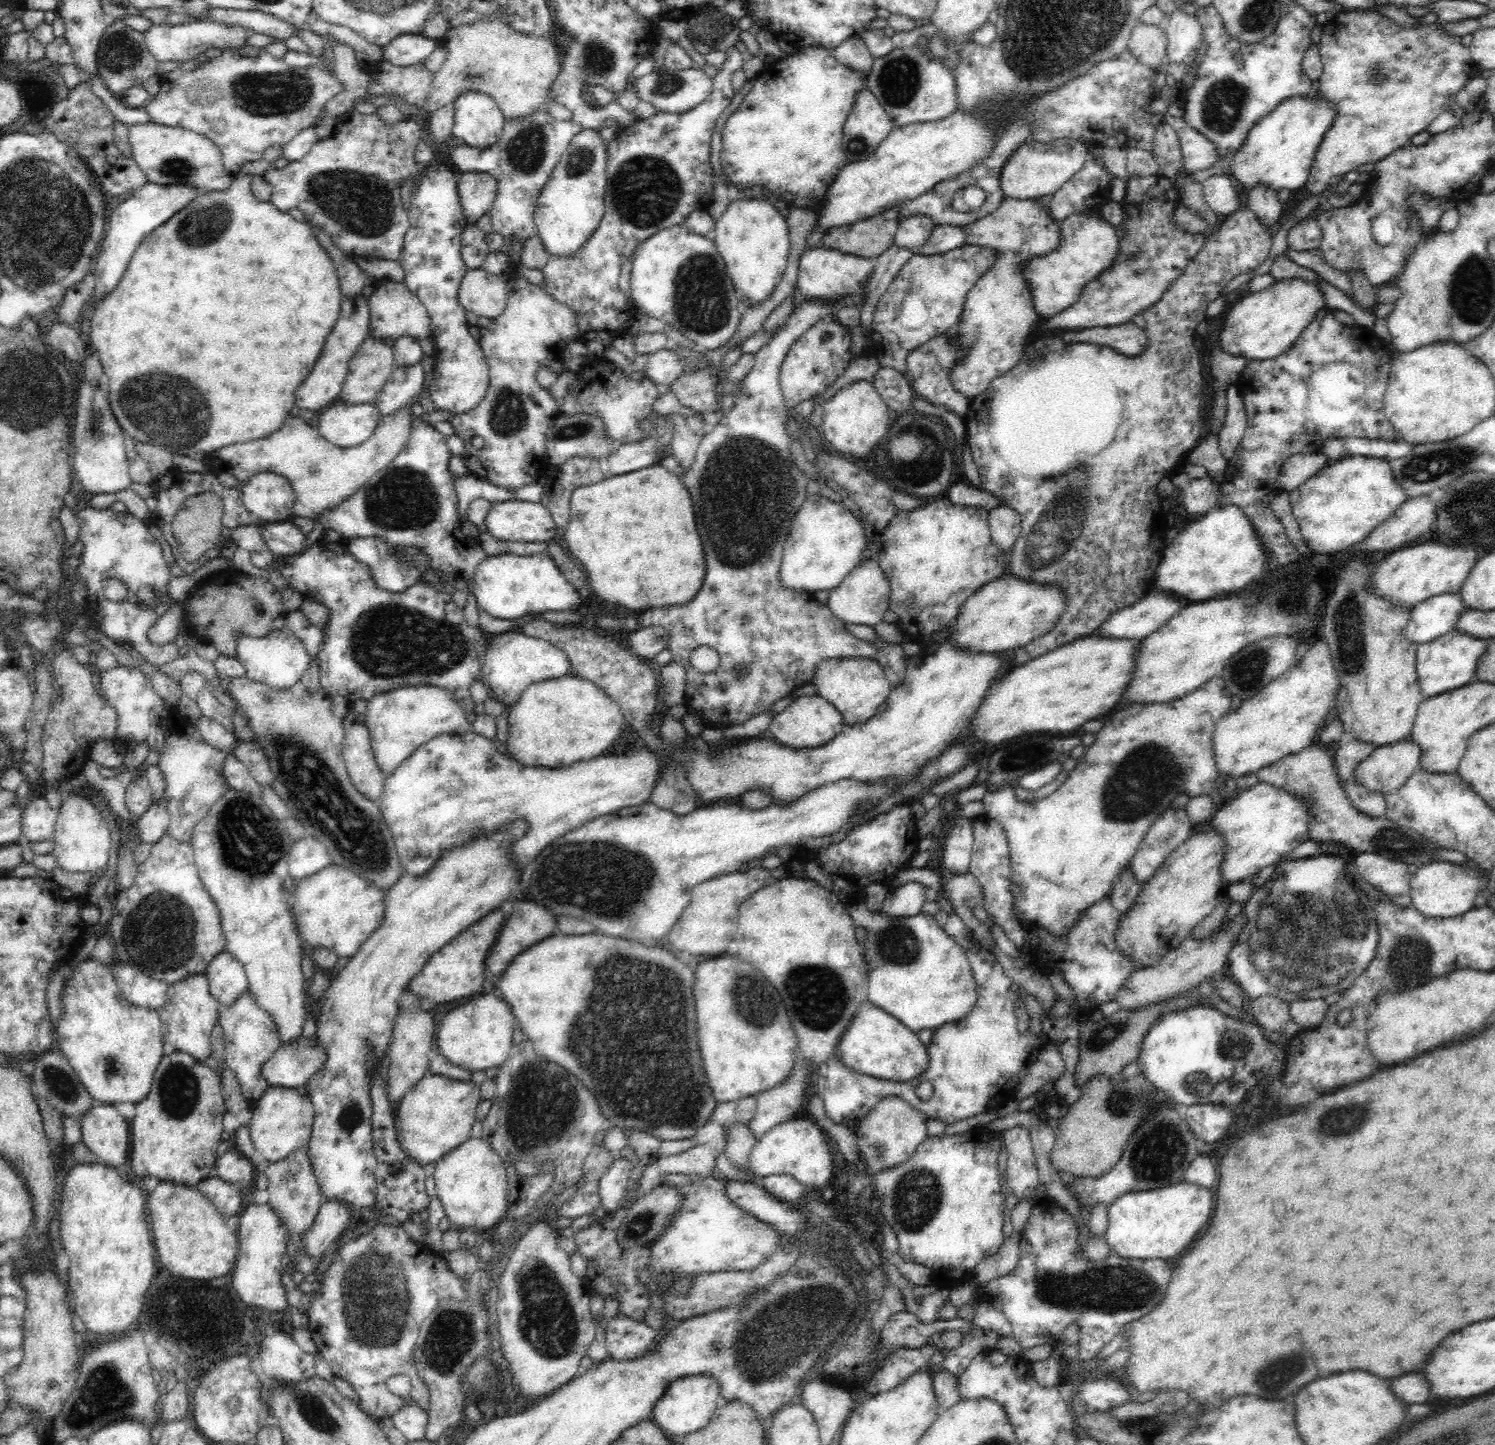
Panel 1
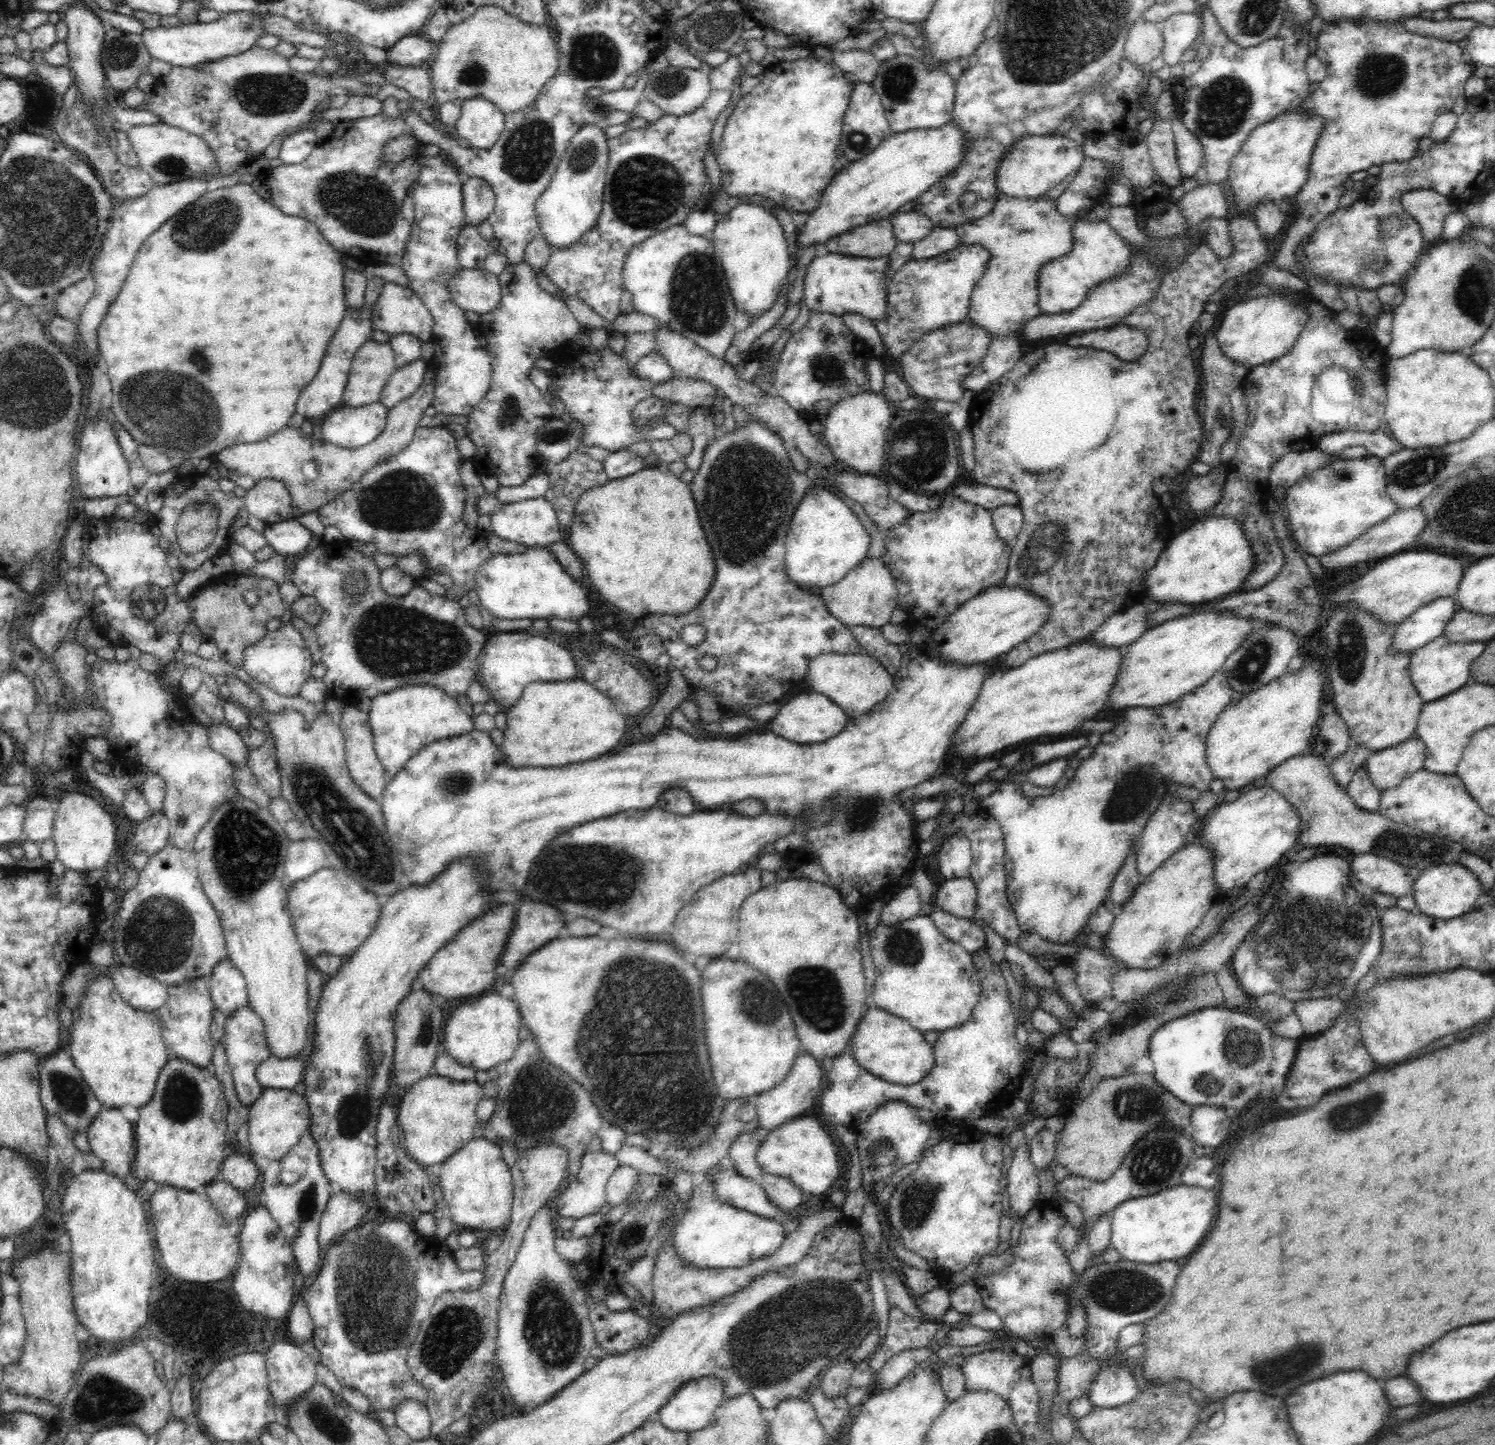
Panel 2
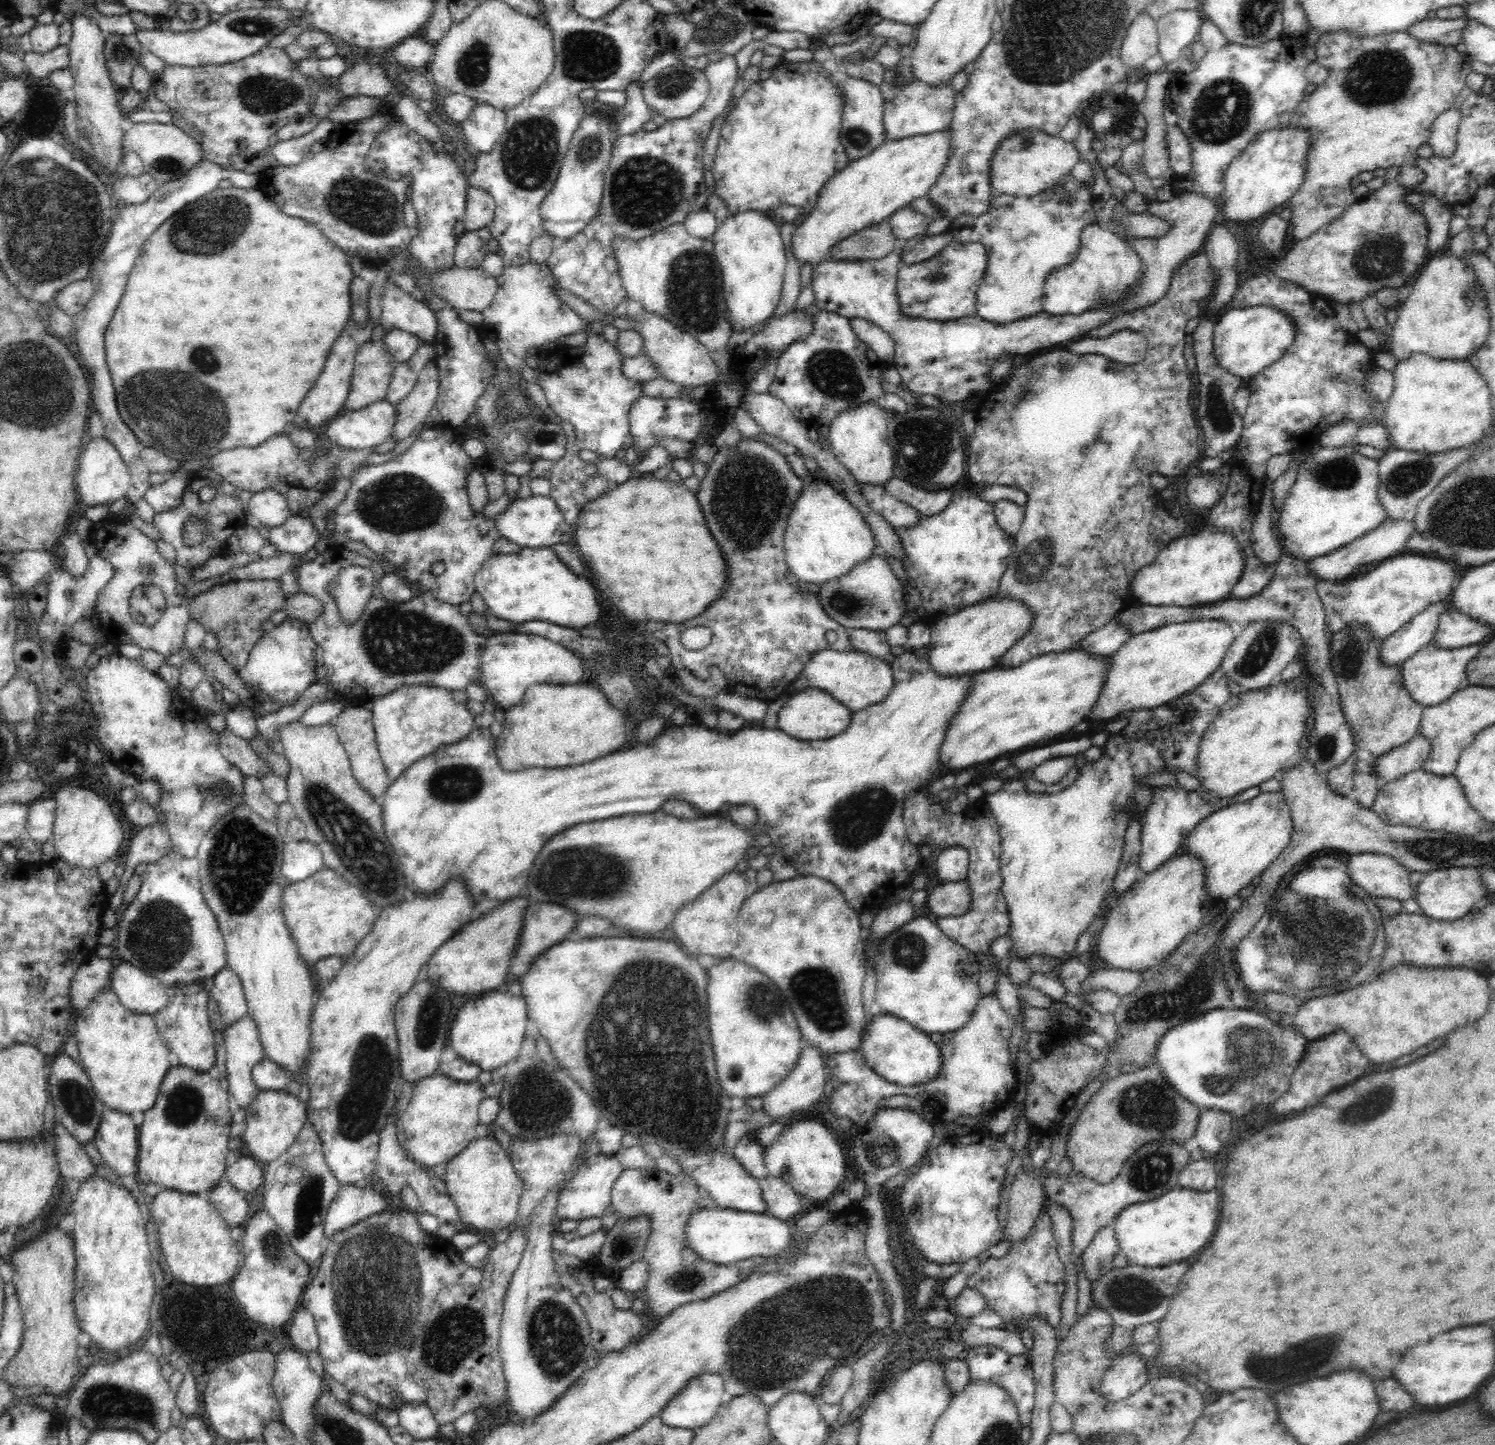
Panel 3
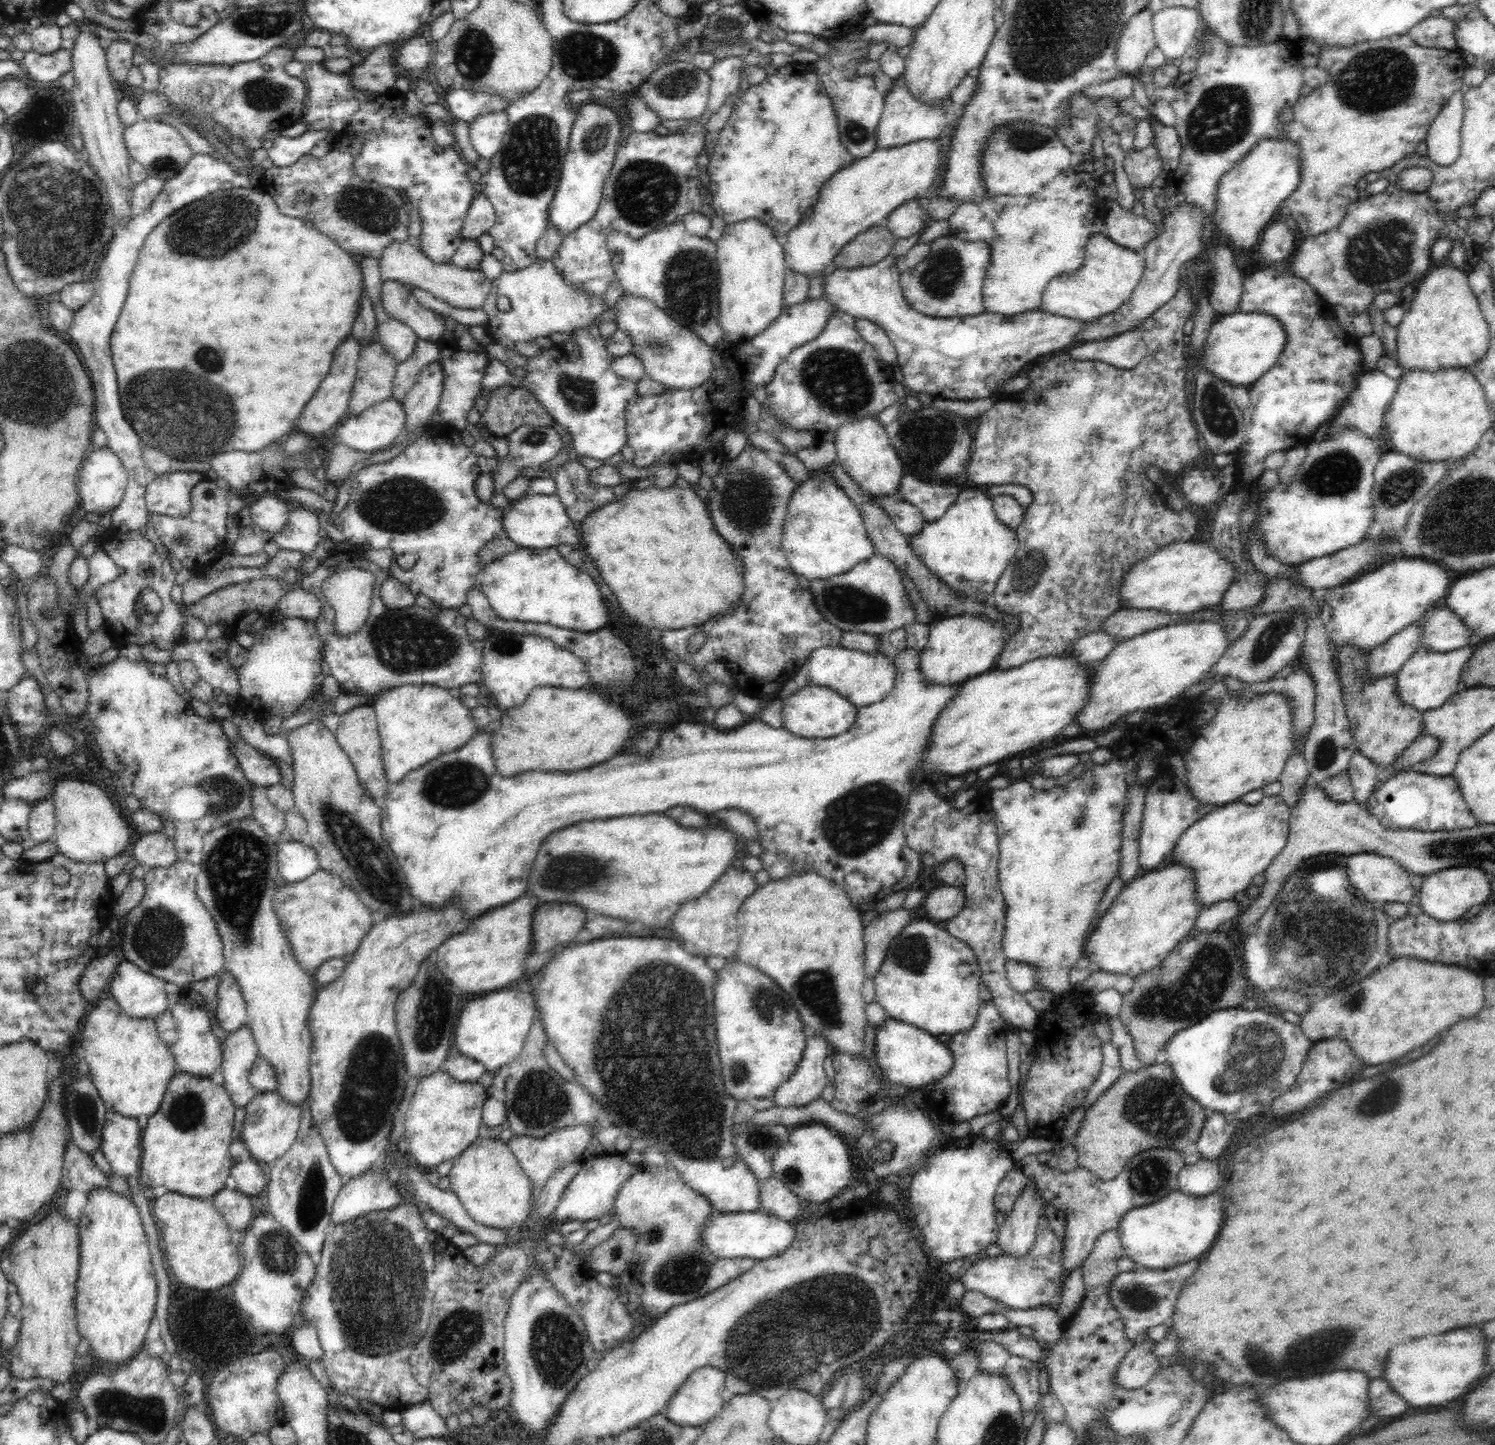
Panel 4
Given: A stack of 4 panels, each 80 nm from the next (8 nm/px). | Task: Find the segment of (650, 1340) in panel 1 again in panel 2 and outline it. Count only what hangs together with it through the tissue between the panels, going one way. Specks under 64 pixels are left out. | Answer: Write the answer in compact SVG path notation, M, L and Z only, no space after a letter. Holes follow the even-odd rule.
M587 1298L589 1317L595 1328L596 1343L608 1355L626 1354L650 1342L650 1322L633 1310L611 1312L605 1301L594 1303Z

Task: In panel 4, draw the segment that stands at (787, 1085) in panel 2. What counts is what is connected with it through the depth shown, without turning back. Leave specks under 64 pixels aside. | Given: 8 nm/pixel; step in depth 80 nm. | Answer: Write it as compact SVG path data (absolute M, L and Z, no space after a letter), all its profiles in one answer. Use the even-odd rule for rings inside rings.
M807 1036L803 1058L796 1071L780 1084L770 1098L774 1107L804 1106L819 1099L828 1084L824 1060L832 1051L824 1036Z

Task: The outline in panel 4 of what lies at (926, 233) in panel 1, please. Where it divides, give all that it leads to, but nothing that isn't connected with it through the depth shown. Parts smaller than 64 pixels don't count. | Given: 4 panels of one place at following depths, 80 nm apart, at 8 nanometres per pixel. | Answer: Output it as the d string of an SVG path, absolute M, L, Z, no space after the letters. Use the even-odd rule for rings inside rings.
M918 199L907 200L884 220L884 225L898 239L918 235L926 224L928 221L920 209Z

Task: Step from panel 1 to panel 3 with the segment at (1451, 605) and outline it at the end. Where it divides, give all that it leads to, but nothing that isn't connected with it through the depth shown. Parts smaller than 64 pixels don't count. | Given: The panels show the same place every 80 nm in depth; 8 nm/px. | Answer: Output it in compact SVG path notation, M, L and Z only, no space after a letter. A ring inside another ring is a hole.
M1438 600L1412 616L1402 628L1381 642L1380 659L1386 666L1403 664L1435 637L1440 615L1450 609L1450 602Z

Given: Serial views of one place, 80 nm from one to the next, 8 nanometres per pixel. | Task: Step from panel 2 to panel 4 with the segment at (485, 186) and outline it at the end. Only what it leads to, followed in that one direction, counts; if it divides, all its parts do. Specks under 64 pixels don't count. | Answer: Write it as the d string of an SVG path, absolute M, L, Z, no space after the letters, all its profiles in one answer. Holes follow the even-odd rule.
M475 191L468 212L463 218L463 238L478 238L488 232L496 218L495 208L490 199L480 191Z

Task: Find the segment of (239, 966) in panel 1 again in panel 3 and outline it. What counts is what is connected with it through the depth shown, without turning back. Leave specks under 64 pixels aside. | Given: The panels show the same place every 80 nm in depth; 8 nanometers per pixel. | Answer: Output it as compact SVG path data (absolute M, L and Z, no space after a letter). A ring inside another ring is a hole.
M227 964L212 979L214 984L209 996L218 1003L222 1019L228 1027L248 1012L244 986L240 976Z

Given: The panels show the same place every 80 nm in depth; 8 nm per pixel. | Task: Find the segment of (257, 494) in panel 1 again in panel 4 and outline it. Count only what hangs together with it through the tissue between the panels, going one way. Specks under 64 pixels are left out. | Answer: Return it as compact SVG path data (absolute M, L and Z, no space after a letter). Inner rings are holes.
M264 493L254 499L249 510L252 526L259 532L270 532L274 535L284 528L292 509L284 499L278 497L278 494Z

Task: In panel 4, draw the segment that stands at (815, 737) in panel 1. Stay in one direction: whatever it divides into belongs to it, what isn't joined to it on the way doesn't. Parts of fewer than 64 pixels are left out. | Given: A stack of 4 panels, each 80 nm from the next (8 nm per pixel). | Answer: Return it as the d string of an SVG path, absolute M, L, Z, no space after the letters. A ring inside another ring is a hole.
M808 685L783 699L781 727L802 738L826 739L848 732L856 720L856 710L856 706L836 691L828 687Z

